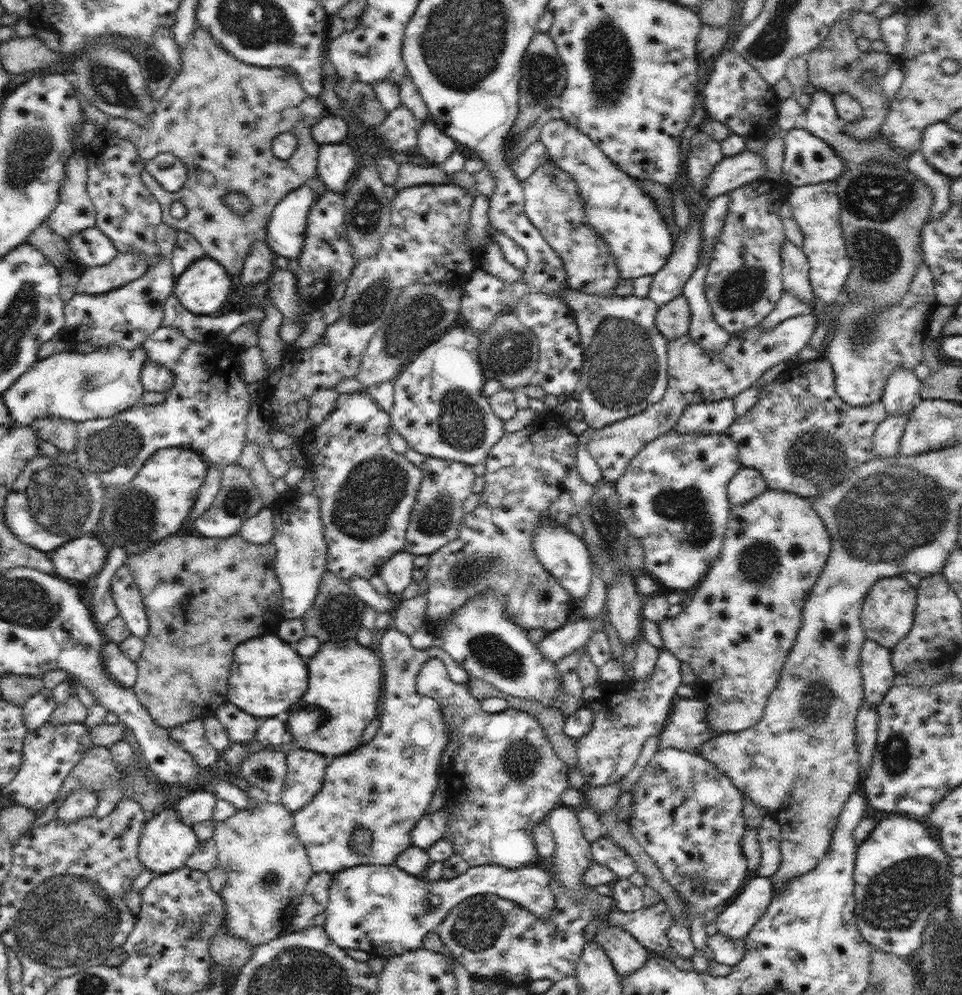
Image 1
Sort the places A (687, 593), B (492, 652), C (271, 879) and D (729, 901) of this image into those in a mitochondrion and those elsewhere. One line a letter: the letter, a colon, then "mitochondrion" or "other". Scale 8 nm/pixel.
A: other
B: mitochondrion
C: mitochondrion
D: other

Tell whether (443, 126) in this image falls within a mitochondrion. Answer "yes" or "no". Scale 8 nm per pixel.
no

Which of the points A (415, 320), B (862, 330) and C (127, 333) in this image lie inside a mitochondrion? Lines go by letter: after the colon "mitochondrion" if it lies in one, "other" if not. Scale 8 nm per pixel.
A: mitochondrion
B: mitochondrion
C: other

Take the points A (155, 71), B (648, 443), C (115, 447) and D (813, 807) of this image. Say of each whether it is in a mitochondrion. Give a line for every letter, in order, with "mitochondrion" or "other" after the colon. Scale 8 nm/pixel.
A: mitochondrion
B: other
C: mitochondrion
D: other

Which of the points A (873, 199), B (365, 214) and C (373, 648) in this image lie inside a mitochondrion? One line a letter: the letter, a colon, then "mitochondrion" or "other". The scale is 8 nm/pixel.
A: mitochondrion
B: mitochondrion
C: other

